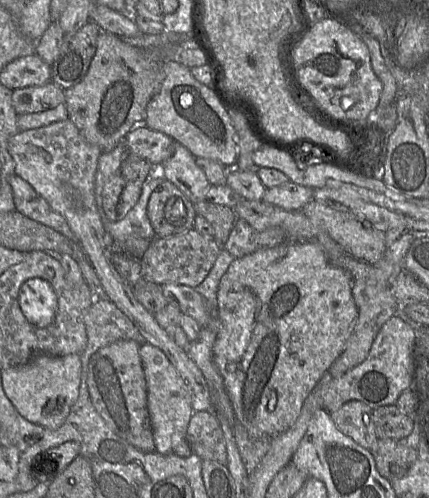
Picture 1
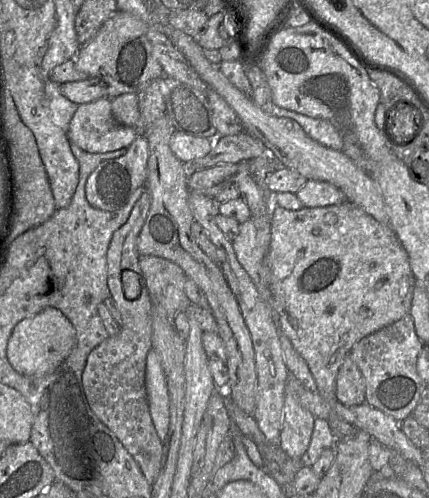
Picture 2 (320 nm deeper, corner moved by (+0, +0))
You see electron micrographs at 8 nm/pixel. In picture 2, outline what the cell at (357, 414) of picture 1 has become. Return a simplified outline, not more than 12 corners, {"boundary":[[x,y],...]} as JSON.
{"boundary":[[349,353],[337,374],[336,398],[365,403],[365,380]]}

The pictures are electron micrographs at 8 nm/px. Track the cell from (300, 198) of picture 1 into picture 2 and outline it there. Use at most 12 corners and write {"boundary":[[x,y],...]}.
{"boundary":[[308,180],[296,195],[308,208],[347,200],[337,186]]}

